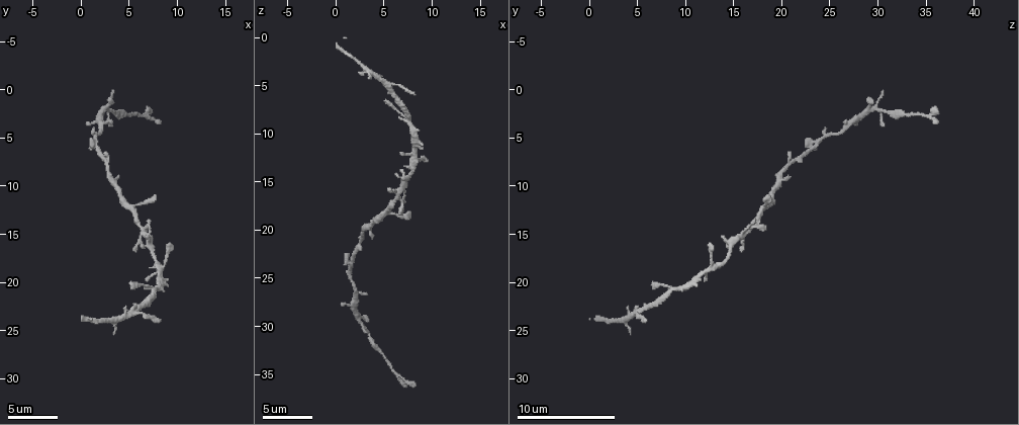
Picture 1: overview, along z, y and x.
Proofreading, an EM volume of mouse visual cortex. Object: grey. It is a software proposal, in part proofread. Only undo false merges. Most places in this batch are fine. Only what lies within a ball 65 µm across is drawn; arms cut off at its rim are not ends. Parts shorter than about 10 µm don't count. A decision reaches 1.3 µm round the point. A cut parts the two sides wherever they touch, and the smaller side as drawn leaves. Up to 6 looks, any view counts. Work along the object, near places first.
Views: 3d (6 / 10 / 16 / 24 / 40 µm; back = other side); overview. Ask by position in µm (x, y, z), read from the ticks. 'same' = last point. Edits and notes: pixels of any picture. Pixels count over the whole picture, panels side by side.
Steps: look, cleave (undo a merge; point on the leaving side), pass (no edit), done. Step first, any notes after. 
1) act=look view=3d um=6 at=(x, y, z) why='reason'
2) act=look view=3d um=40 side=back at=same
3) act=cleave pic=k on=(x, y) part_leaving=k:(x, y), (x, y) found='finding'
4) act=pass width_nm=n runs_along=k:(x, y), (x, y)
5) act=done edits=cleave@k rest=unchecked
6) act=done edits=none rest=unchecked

act=look view=3d um=6 at=(2.0, 4.0, 26.4) why='calibre changes'

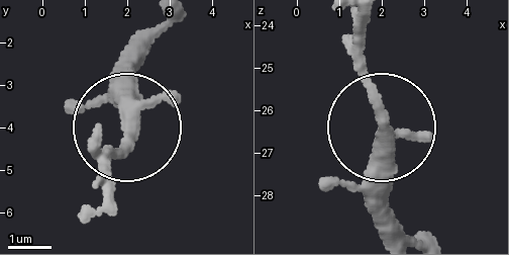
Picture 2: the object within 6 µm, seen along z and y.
act=pass arms=3 found='continuous, no second neuron'

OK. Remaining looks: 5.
act=look view=3d um=10 at=(5.6, 12.8, 17.6) why='three arms meet'

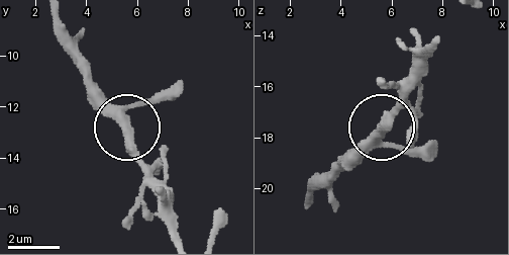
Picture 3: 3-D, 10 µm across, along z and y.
act=look view=3d um=6 at=(5.6, 12.8, 17.8)

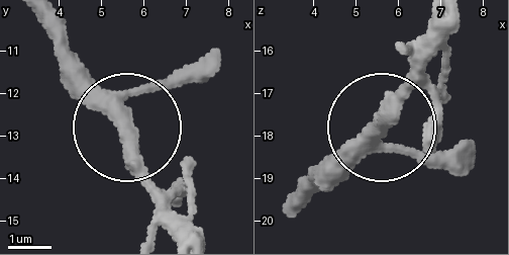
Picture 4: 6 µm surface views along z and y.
act=pass runs_along=4:(370, 124), (406, 78), (417, 37) found='all the same neuron'

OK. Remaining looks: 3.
act=look view=3d um=16 at=(7.0, 16.0, 15.0)

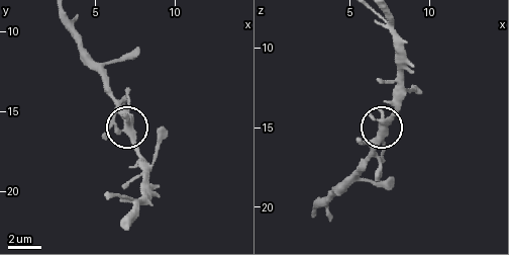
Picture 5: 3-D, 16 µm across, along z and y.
act=pass arms=4 found='all the same neuron'

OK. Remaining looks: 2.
act=done edits=none rest=unchecked

